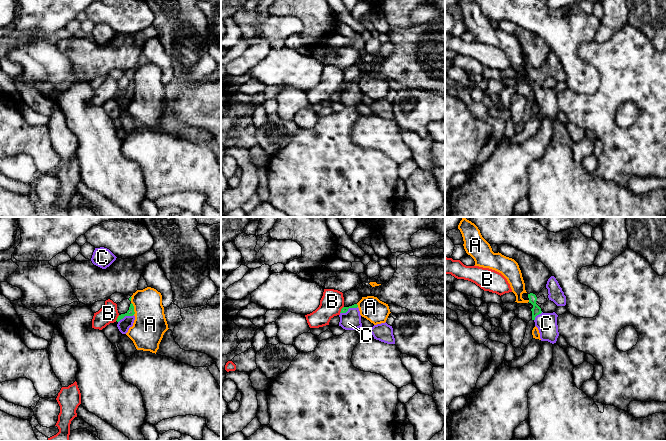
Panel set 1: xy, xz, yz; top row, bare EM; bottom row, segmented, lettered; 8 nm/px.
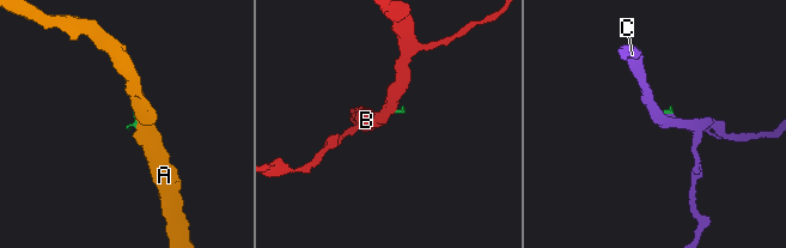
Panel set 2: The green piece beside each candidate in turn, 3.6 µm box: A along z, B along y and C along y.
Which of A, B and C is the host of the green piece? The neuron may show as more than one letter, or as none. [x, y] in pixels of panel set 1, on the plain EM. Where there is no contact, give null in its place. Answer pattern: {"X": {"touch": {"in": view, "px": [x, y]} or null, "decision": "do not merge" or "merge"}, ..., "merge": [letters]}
{"A": {"touch": {"in": "xy", "px": [133, 84]}, "decision": "do not merge"}, "B": {"touch": {"in": "xz", "px": [341, 85]}, "decision": "do not merge"}, "C": {"touch": {"in": "xz", "px": [348, 84]}, "decision": "merge"}, "merge": ["C"]}

